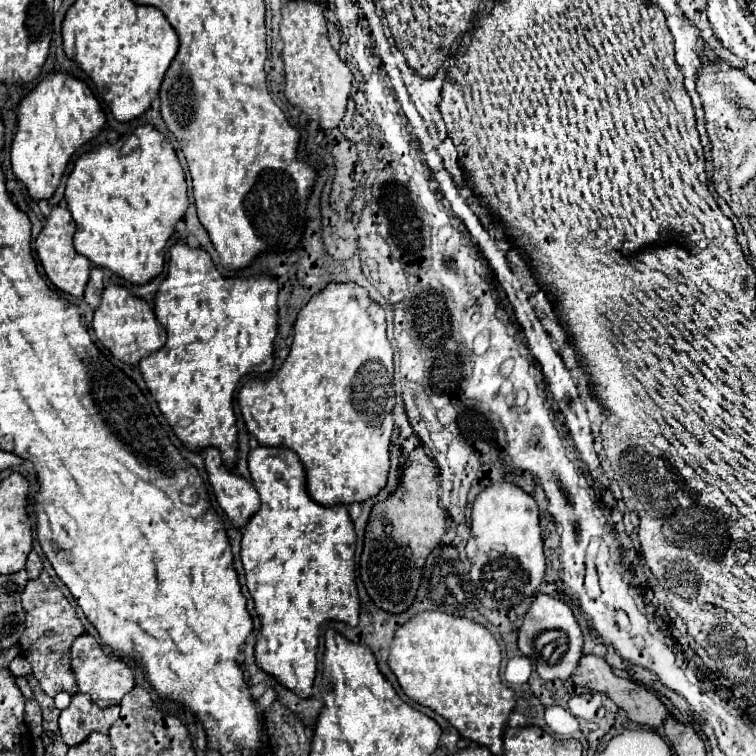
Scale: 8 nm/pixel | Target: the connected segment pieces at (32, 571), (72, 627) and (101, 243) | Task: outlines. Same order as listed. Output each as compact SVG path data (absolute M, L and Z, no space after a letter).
M34 550L28 554L28 560L26 560L26 572L28 572L28 578L36 578L36 576L40 576L40 572L42 572L40 556L38 556Z
M28 580L22 592L22 604L26 610L26 628L20 638L20 648L24 658L30 662L36 680L48 696L56 696L56 692L66 690L76 694L76 682L72 680L72 670L68 666L68 648L72 644L72 636L84 632L80 620L74 614L74 608L60 592L56 584L48 584L48 580Z
M144 124L134 130L140 146L130 154L120 154L118 144L98 144L74 160L74 168L66 180L66 204L76 222L74 248L92 264L108 268L134 284L144 284L156 278L164 268L164 248L174 232L176 222L184 216L188 206L186 176L176 158L174 146L156 126Z

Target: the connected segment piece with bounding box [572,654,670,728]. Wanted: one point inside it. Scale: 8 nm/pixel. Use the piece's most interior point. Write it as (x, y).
(641, 705)

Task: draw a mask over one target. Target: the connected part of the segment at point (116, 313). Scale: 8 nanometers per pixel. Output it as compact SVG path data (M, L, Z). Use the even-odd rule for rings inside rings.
M110 282L102 292L102 300L94 310L92 328L98 340L112 352L112 356L128 364L138 364L140 358L160 350L166 340L166 330L158 322L152 306L146 300L136 298L126 286L114 282Z

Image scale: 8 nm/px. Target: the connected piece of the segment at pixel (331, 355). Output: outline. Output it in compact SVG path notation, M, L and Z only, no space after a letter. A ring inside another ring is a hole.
M330 282L330 284L326 284L326 288L322 288L318 294L314 294L310 298L310 302L300 310L298 318L294 322L294 340L292 340L292 346L290 346L290 354L286 356L286 360L282 362L278 372L265 378L248 377L239 388L238 404L248 432L254 434L260 444L264 444L264 446L286 446L300 456L300 460L304 464L304 470L306 470L308 492L318 504L326 504L326 506L352 504L352 502L362 502L362 500L378 494L378 490L386 484L386 474L388 474L388 468L390 468L388 446L390 446L390 434L392 434L392 428L394 428L392 408L396 404L394 388L392 388L392 376L394 376L392 346L386 340L384 308L378 302L374 302L368 296L368 290L358 286L356 282Z

